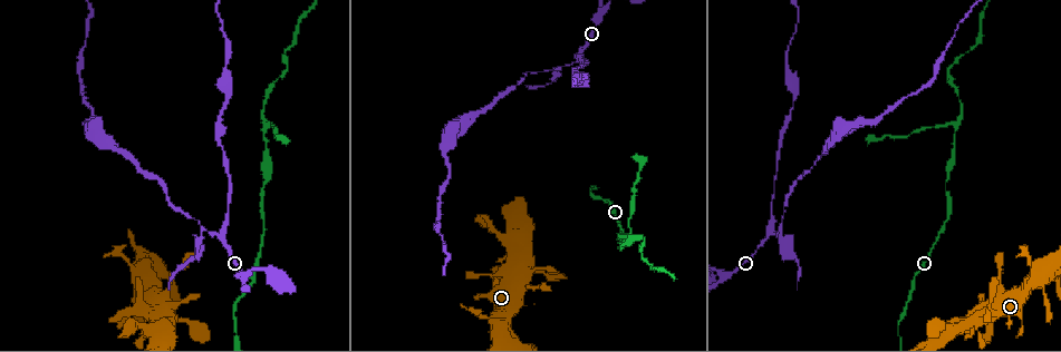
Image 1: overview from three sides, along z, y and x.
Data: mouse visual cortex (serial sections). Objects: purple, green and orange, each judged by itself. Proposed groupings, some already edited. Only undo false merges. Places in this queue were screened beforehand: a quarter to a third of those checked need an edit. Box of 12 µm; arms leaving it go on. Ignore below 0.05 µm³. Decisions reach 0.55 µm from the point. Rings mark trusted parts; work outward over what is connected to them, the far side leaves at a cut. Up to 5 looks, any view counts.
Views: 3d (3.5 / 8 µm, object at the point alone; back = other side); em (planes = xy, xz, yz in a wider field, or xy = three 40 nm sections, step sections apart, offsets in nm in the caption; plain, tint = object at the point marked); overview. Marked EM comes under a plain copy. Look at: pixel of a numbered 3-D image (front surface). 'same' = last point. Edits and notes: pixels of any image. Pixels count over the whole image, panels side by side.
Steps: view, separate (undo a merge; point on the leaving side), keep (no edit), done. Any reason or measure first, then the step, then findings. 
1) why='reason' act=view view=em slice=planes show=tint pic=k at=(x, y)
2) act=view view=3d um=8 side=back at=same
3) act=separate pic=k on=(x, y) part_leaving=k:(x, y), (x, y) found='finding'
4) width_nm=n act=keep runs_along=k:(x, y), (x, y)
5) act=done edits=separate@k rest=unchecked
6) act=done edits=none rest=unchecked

why='arms part here' act=view view=3d um=3.5 pic=1 at=(574, 58)

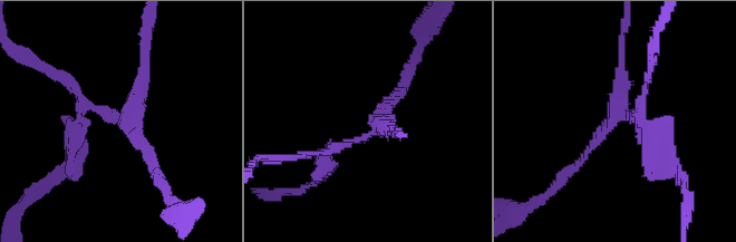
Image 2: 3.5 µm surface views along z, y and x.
arms=3 arm_widths_nm=150,150,200 why='shape alone is not enough' act=view view=em slice=xy step=3 show=tint pic=2 at=(126, 115)

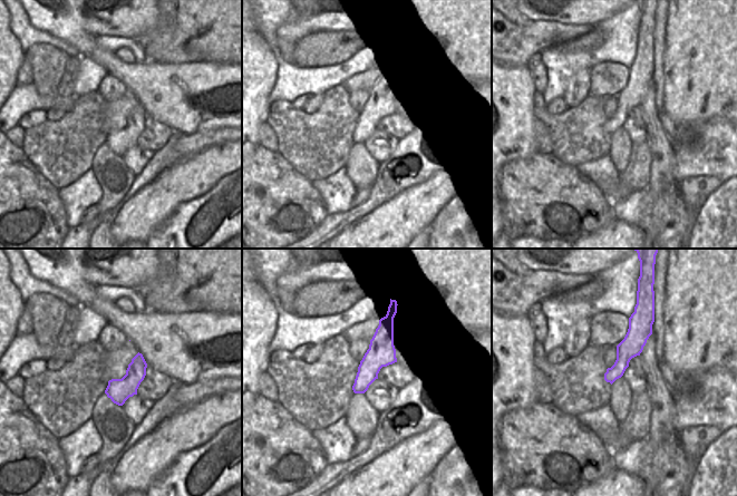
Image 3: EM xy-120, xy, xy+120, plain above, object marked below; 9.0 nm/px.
act=separate pic=2 on=(84, 124) part_leaving=2:(117, 115), (86, 105), (73, 87), (28, 60) found='two cells meet here'

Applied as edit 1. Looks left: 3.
act=view view=overview

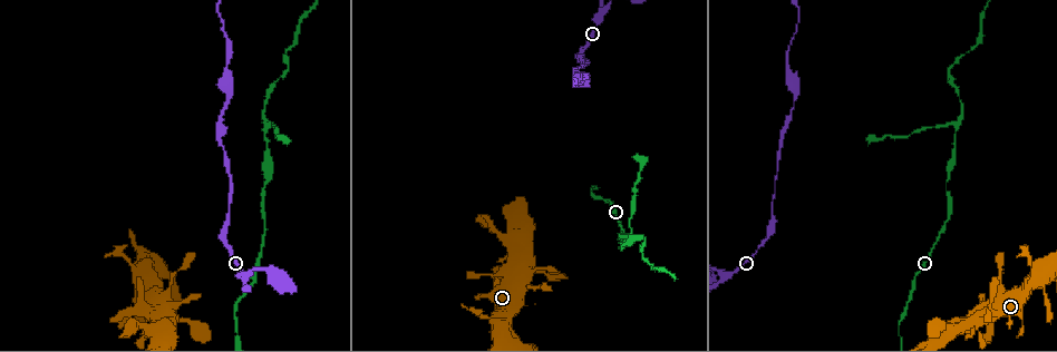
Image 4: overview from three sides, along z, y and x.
why='side arm on a straight run' act=view view=3d um=8 pic=4 at=(266, 129)

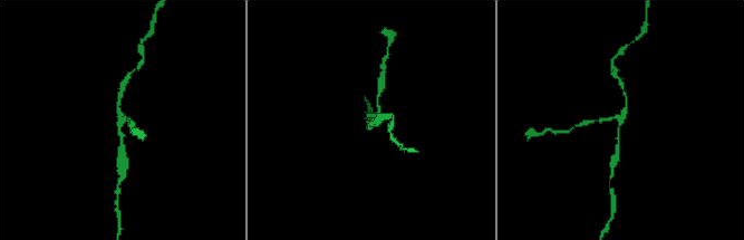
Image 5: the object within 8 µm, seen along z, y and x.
why='now the EM' act=view view=em slice=planes show=tint pic=5 at=(369, 119)

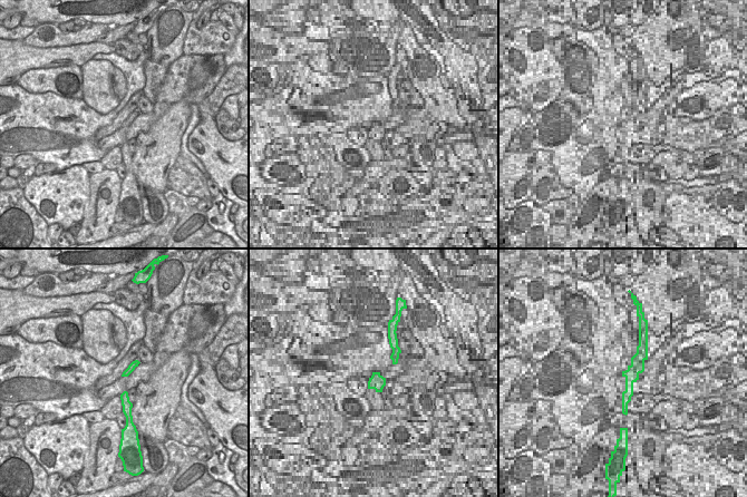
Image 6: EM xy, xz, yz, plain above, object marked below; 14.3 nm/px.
arms=3 arm_widths_nm=150,150,150 act=keep runs_along=5:(617, 154), (619, 124), (626, 109), (624, 89) found='continuous, no second cell'

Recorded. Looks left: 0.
act=done edits=separate@2 rest=unchecked

